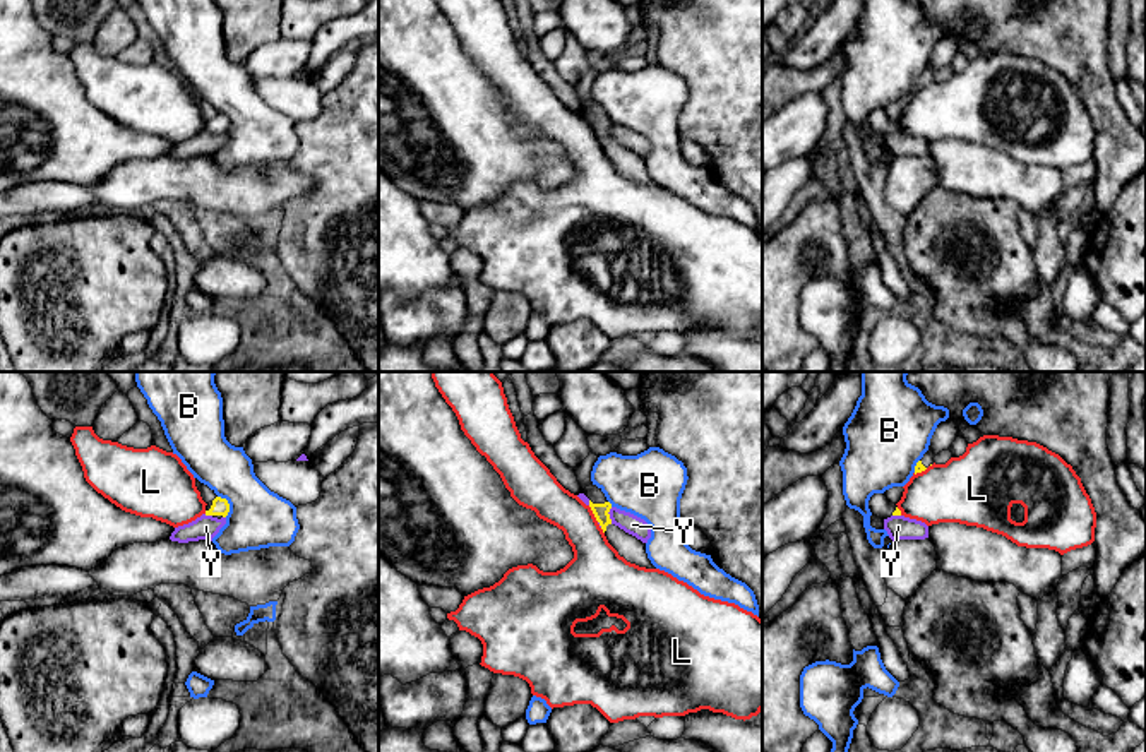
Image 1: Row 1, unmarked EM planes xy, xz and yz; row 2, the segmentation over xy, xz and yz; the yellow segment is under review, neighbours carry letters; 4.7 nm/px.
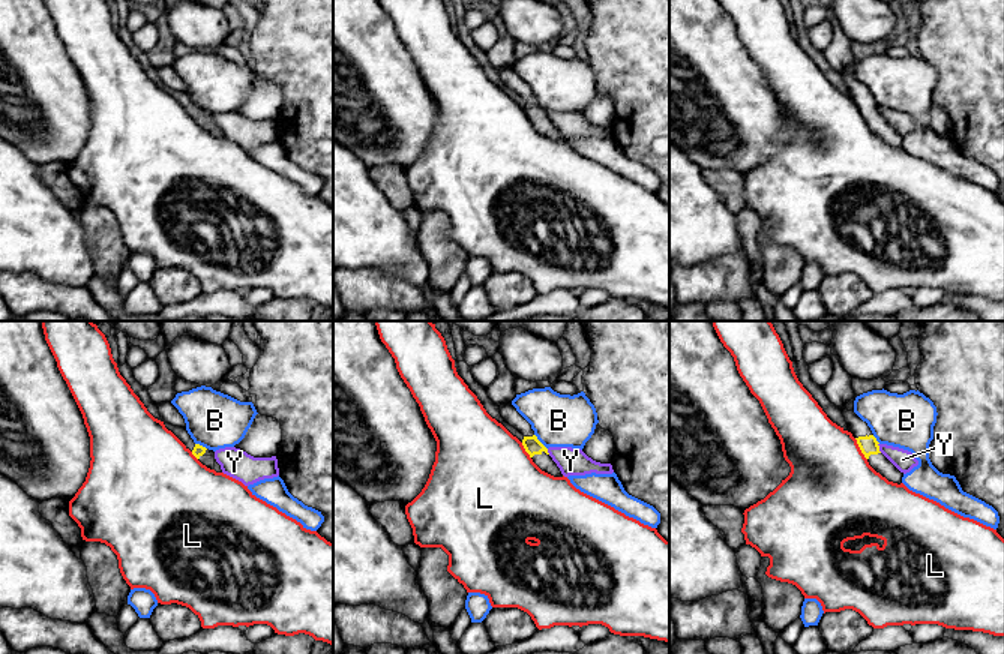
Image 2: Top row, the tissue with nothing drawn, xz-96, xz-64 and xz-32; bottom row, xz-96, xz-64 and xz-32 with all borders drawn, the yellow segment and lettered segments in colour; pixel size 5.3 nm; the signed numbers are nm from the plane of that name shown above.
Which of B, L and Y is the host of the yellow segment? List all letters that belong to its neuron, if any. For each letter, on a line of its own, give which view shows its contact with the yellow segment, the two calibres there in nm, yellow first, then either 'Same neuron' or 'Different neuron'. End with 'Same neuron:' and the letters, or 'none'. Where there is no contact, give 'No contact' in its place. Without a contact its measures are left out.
B: Touches yellow in xy. Thickness 80 nm (yellow) against 280 nm. Different neuron
L: Touches yellow in xz. Thickness 70 nm (yellow) against 240 nm. Different neuron
Y: Touches yellow in xz. Thickness 70 nm (yellow) against 90 nm. Different neuron
Same neuron: none

